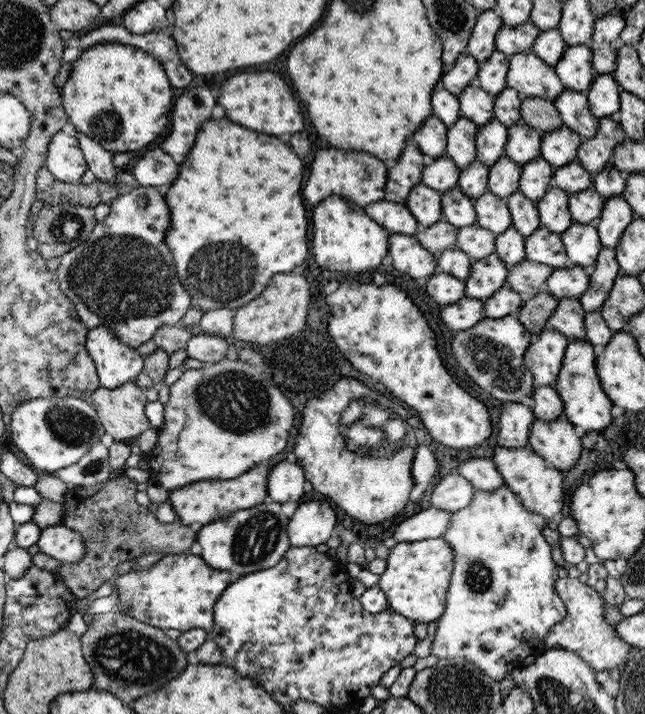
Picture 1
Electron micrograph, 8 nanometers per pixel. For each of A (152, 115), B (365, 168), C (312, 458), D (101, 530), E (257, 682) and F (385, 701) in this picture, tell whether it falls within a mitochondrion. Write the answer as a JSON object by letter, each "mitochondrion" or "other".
{"A":"other","B":"mitochondrion","C":"other","D":"mitochondrion","E":"other","F":"other"}

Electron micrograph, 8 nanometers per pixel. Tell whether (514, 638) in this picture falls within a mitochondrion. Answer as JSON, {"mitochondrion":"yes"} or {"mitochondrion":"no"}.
{"mitochondrion":"no"}

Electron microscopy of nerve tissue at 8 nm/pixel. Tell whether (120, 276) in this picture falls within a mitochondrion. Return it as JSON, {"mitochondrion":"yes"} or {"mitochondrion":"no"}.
{"mitochondrion":"yes"}

